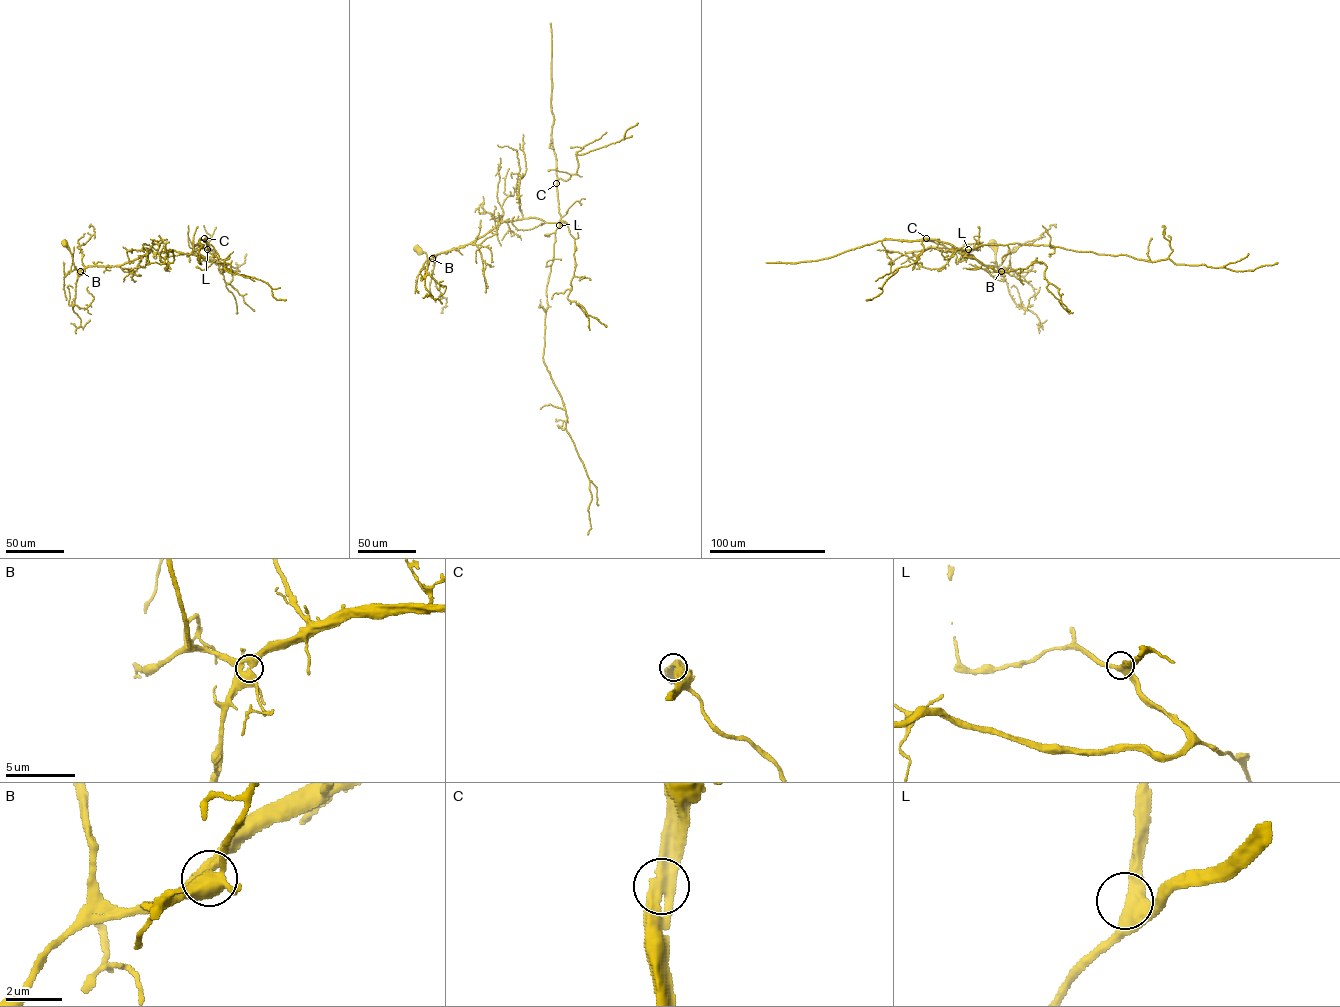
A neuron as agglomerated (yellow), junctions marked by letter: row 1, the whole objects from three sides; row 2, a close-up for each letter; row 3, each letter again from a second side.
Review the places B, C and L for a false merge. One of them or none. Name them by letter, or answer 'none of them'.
none of them

